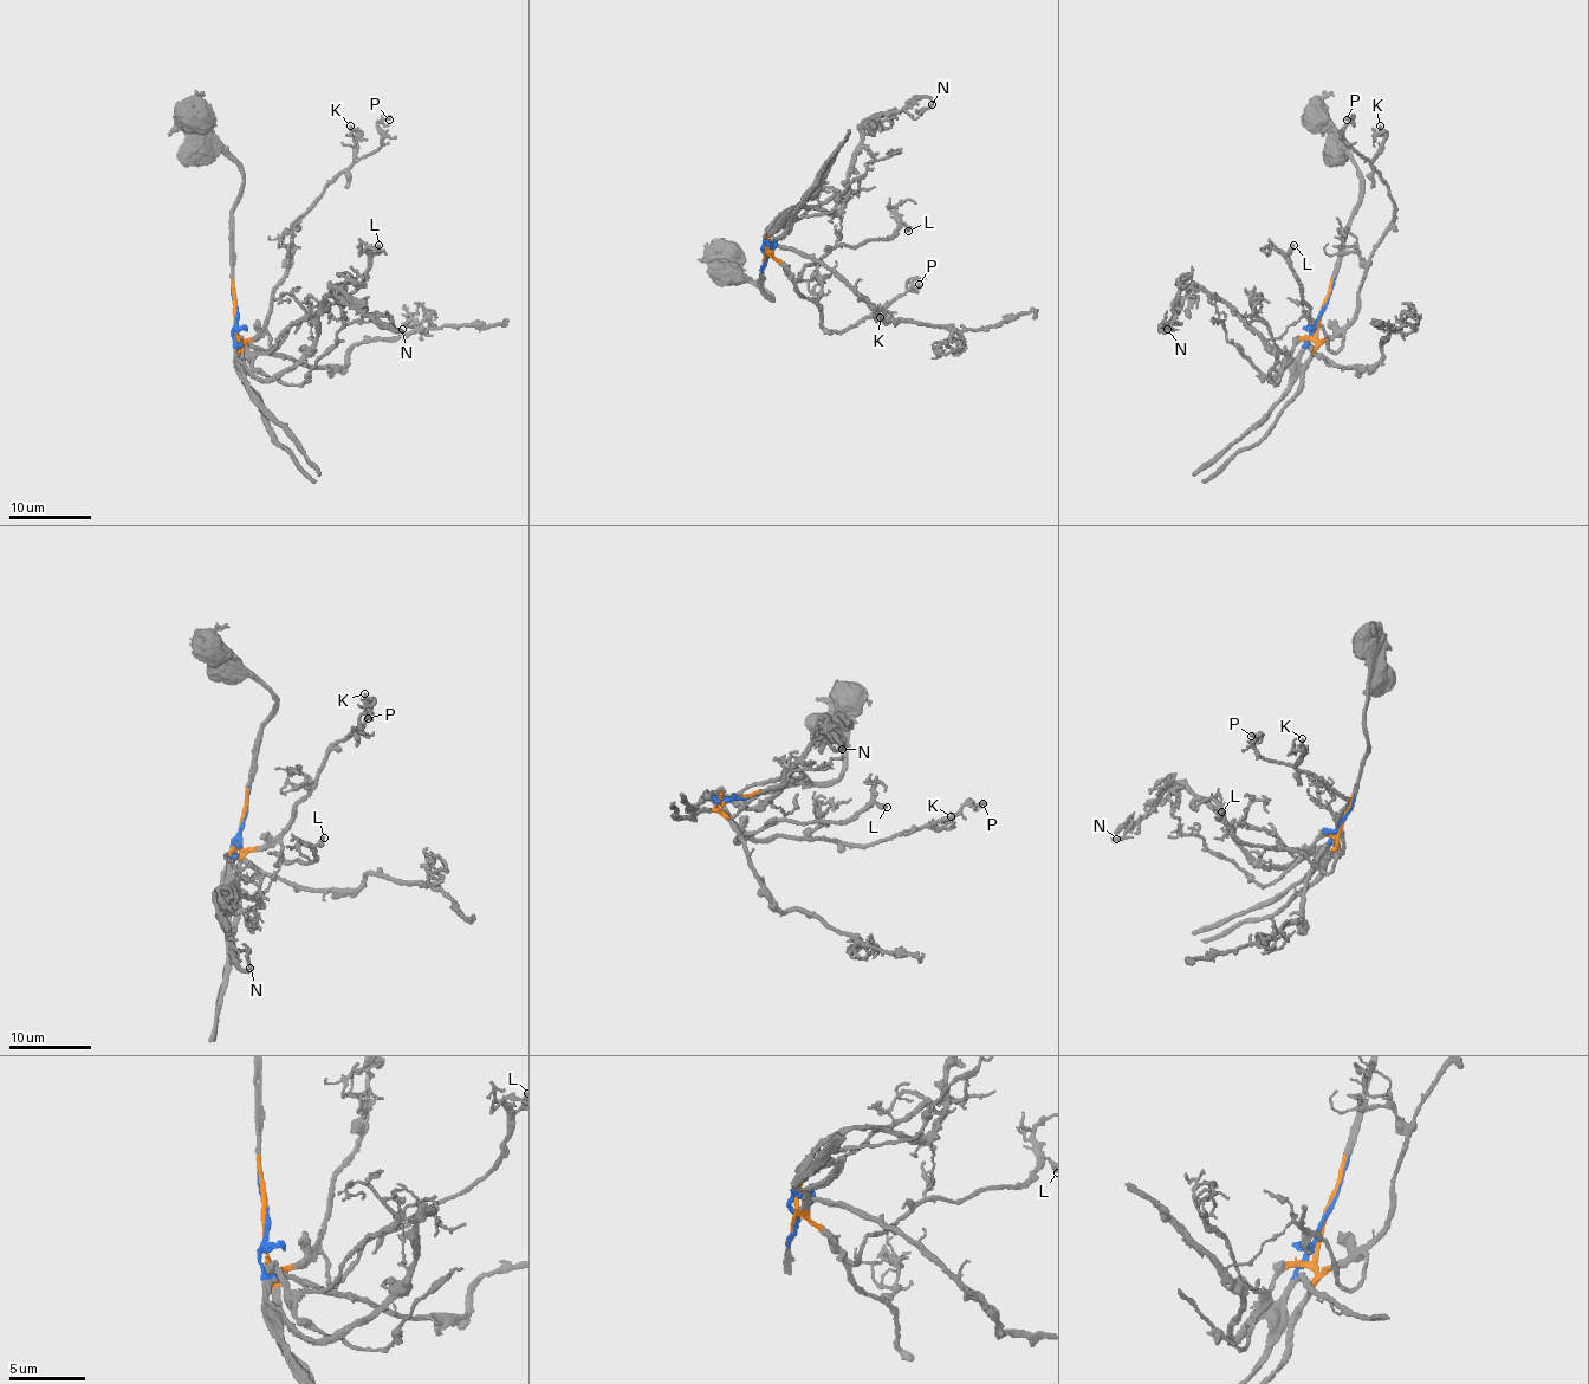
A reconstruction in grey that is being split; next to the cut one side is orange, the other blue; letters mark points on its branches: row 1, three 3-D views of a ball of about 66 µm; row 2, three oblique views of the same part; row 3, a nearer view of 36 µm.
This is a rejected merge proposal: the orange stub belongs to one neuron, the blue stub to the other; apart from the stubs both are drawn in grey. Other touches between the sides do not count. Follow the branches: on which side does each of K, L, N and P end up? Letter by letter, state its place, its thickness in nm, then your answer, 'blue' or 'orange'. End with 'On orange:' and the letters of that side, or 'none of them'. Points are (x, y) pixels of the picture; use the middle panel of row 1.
K: place (880, 317); calibre 170 nm; orange
L: place (908, 231); calibre 320 nm; orange
N: place (932, 104); calibre 200 nm; blue
P: place (919, 284); calibre 240 nm; orange
On orange: K, L, P

